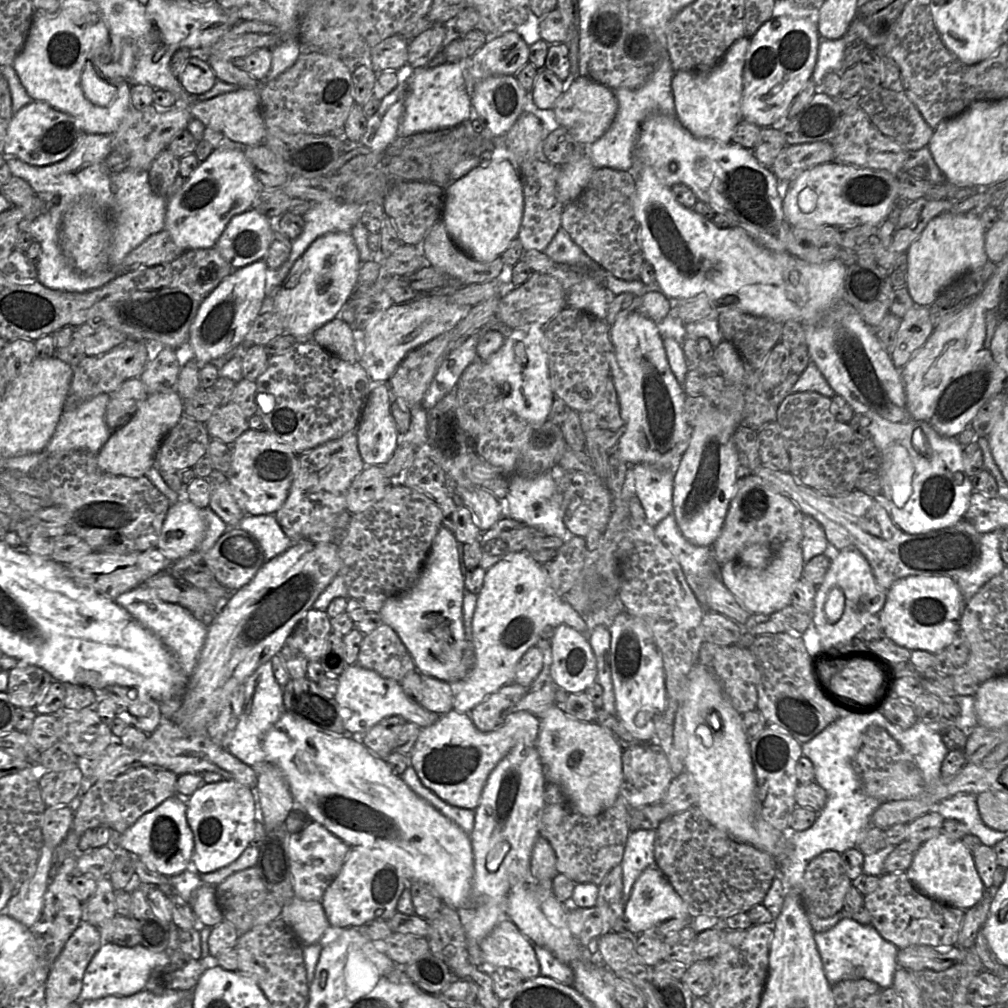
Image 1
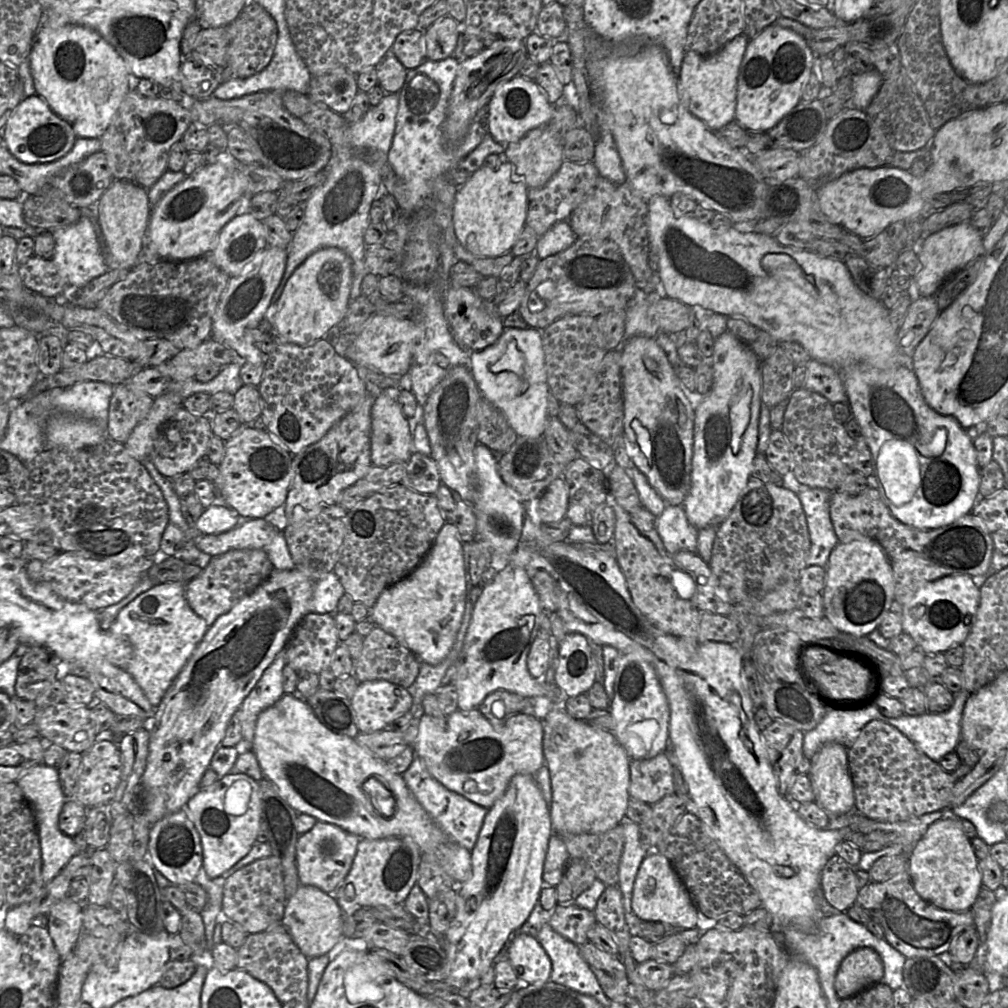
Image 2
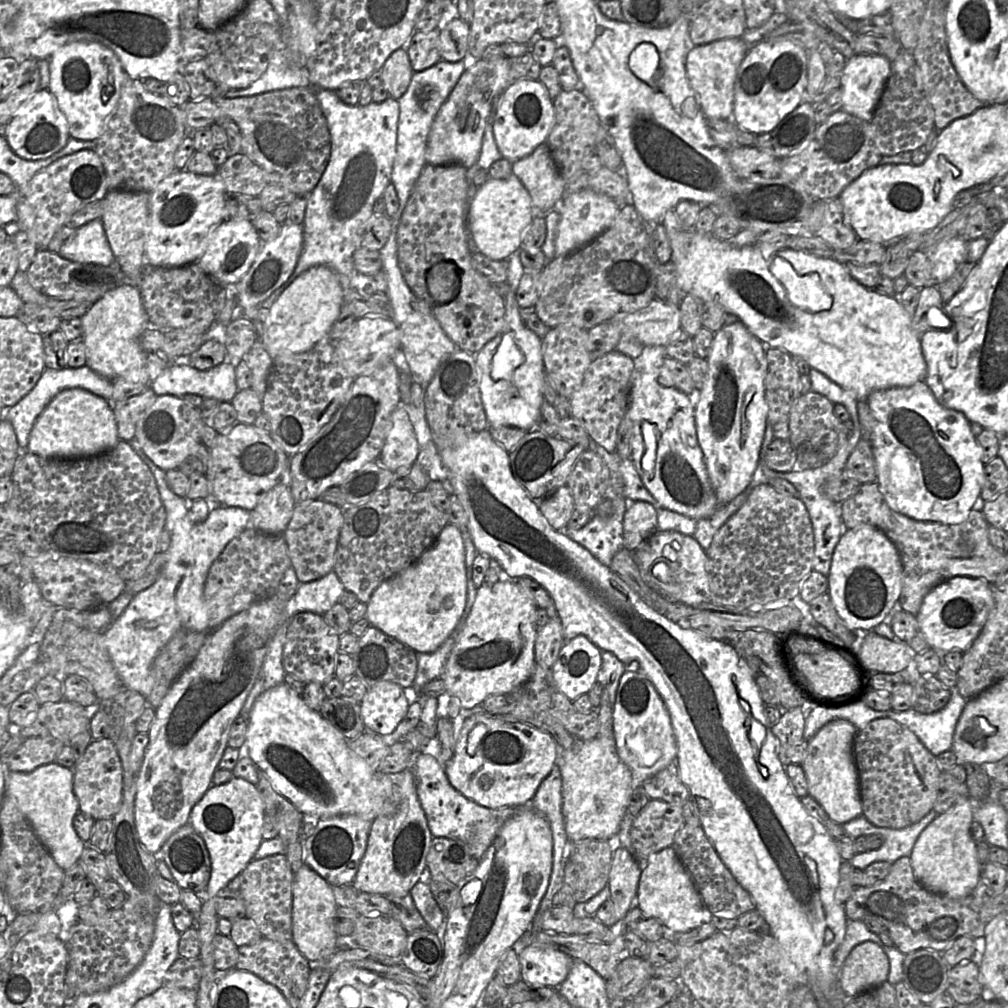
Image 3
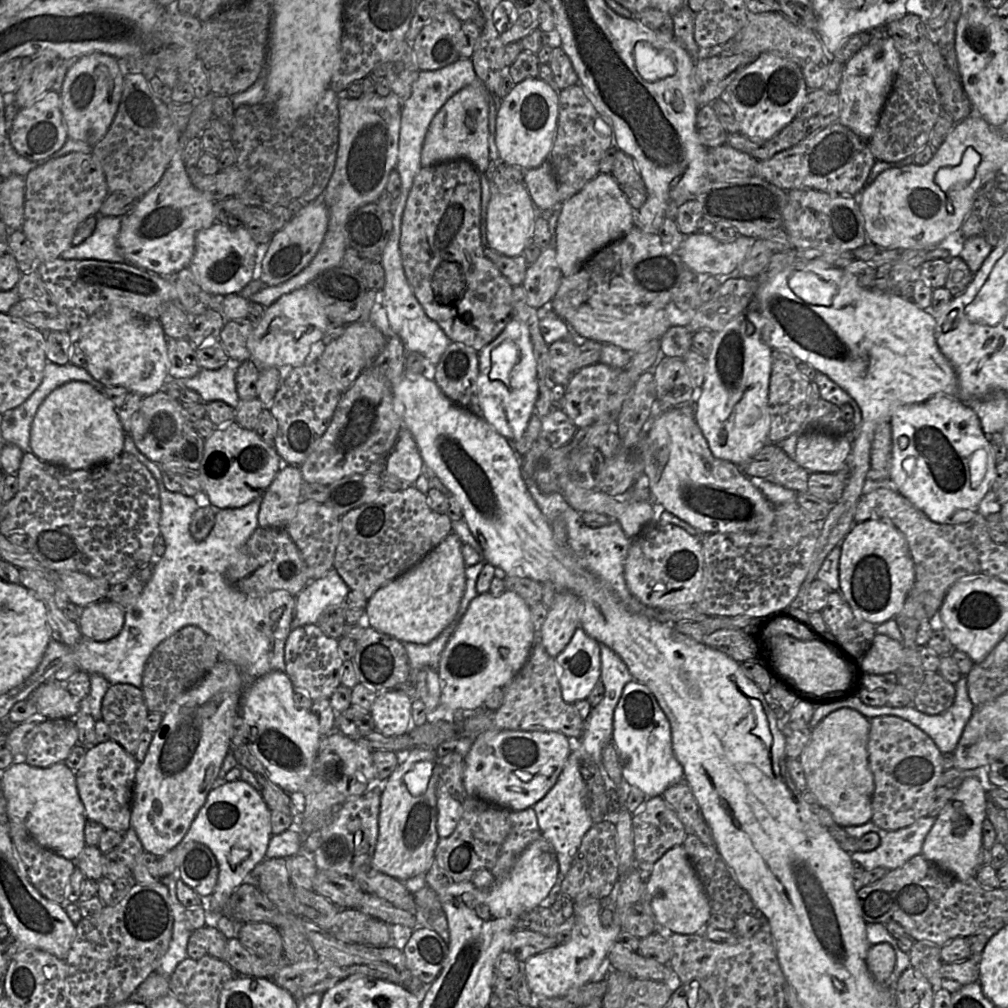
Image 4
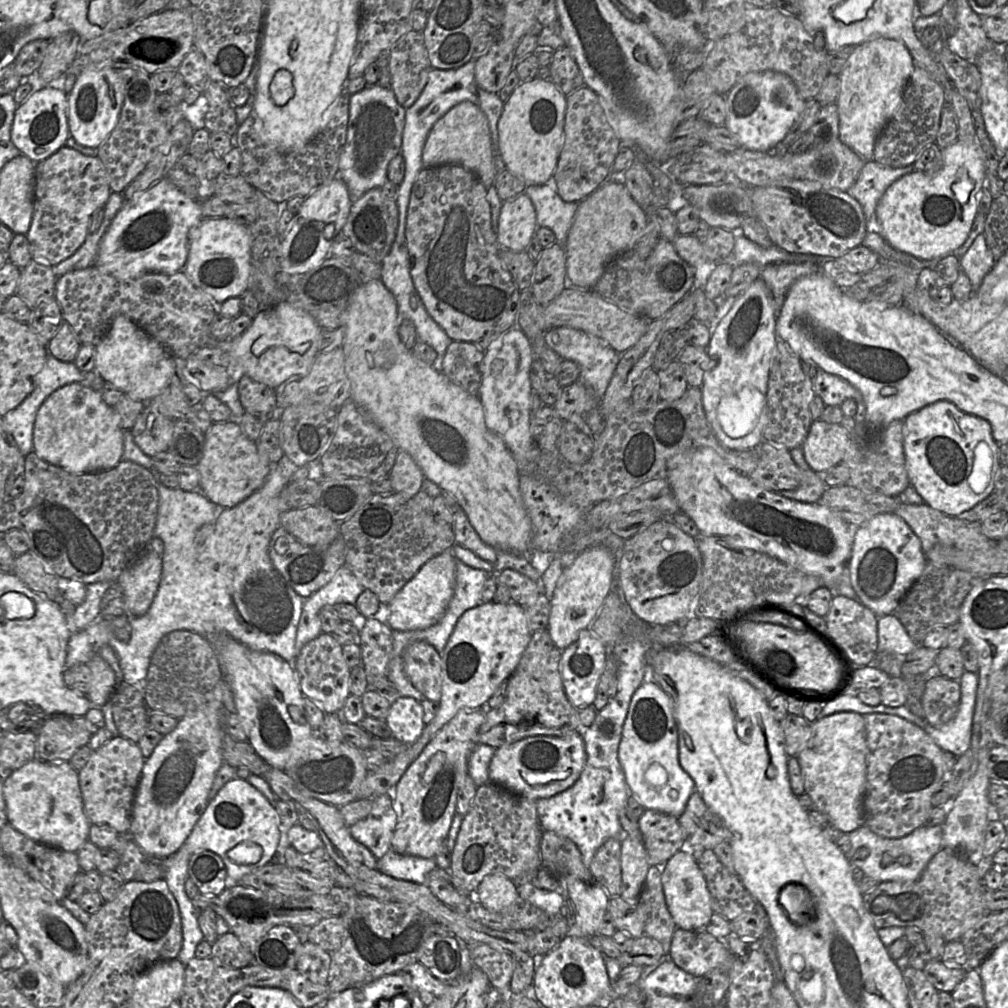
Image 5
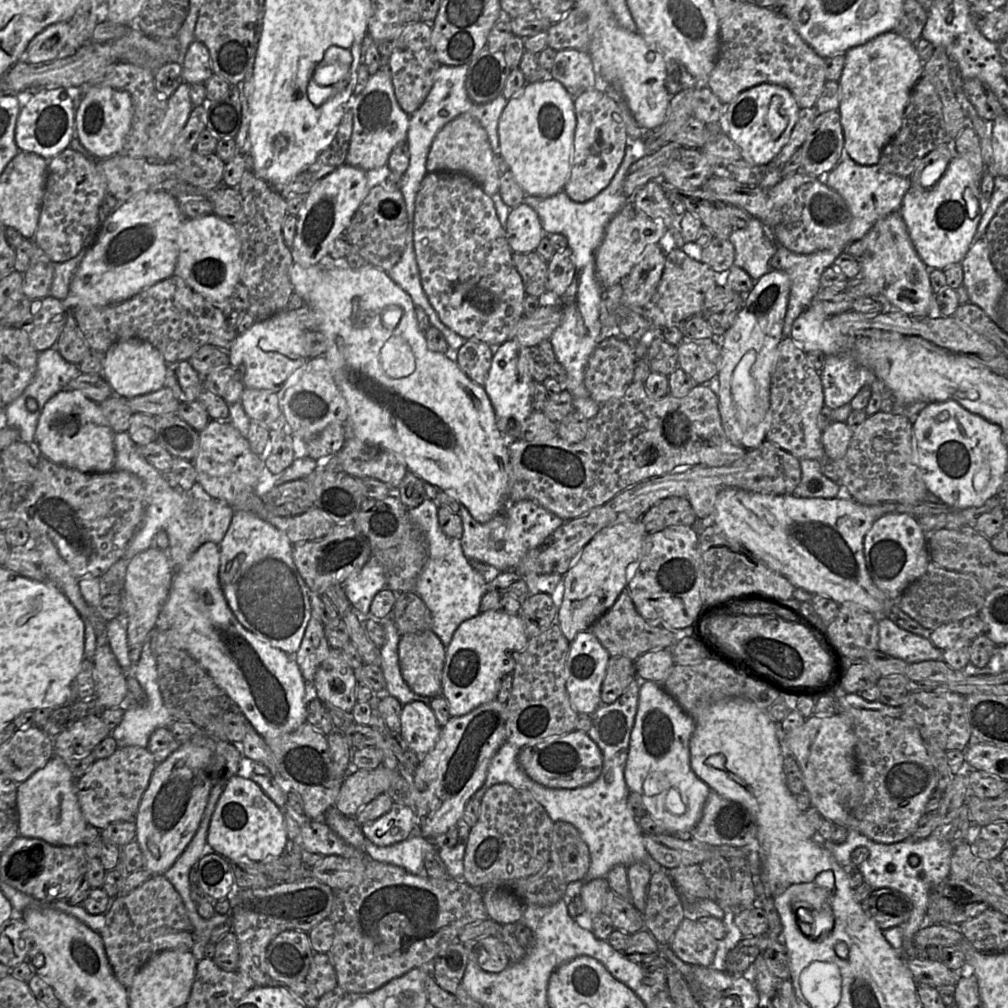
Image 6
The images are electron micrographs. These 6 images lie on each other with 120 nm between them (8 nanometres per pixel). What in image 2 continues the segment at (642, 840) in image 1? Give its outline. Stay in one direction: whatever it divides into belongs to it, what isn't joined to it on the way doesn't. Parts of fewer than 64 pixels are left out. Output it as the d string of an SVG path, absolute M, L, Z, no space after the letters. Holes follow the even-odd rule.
M627 819L623 820L624 847L619 863L618 886L623 896L623 908L627 922L632 927L637 920L632 910L632 892L637 872L650 850L640 839L640 825Z

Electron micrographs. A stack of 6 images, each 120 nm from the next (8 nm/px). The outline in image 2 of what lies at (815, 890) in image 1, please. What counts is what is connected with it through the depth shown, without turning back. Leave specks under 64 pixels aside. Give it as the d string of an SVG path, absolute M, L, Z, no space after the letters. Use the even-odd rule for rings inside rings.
M838 854L832 855L821 873L820 892L829 905L846 912L856 902L859 892L855 868Z

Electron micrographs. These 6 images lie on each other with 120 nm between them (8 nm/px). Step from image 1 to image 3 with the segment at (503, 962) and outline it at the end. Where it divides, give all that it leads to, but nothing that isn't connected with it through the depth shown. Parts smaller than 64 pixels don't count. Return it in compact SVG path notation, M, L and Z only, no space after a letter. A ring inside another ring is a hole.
M531 944L518 953L521 980L533 986L557 988L568 976L573 959L566 953Z

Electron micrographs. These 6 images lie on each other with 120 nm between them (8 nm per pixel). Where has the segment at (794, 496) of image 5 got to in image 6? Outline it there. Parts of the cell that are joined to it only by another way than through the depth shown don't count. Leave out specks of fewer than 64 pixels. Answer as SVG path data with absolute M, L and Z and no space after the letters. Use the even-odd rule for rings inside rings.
M801 459L801 480L792 495L801 498L850 497L842 494L839 483L833 482L822 473L822 463L813 459Z

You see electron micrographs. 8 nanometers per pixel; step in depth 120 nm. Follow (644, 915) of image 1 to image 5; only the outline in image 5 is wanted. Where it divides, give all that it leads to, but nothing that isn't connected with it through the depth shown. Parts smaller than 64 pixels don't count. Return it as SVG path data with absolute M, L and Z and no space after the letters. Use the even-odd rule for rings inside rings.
M689 848L676 852L662 866L662 886L668 911L677 928L702 930L709 922L713 910L705 877Z

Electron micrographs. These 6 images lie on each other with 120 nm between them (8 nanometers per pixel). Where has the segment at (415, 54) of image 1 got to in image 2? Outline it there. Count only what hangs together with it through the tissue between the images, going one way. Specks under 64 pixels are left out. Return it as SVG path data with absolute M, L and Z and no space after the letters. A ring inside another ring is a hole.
M447 15L423 31L427 60L441 61L452 57L461 33L456 20Z

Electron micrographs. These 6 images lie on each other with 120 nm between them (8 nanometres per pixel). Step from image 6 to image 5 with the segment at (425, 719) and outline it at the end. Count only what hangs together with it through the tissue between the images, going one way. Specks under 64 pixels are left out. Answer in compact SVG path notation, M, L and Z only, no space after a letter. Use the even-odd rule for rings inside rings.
M398 696L392 701L385 719L391 736L407 745L416 742L421 736L425 723L420 701L407 696Z

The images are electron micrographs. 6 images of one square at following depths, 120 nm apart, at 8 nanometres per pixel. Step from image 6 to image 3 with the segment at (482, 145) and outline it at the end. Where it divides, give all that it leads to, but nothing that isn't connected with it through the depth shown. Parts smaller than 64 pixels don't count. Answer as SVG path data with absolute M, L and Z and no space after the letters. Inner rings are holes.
M503 56L469 63L433 121L426 148L428 164L459 164L468 169L477 163L494 99L510 84L510 61Z

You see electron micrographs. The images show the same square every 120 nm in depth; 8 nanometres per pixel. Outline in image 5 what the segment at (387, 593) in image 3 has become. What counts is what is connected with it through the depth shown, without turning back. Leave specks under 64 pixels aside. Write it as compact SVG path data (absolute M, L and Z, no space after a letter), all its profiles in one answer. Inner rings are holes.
M452 549L430 559L388 604L388 626L392 630L415 631L437 623L445 613L453 594L456 562Z

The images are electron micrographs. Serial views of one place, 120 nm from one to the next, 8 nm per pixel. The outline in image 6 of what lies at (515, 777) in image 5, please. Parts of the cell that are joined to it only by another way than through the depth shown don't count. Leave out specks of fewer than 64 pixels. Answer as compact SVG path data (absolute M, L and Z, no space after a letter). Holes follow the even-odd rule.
M579 730L520 749L518 761L531 779L549 788L574 789L588 785L599 777L603 767L600 748L588 733Z

